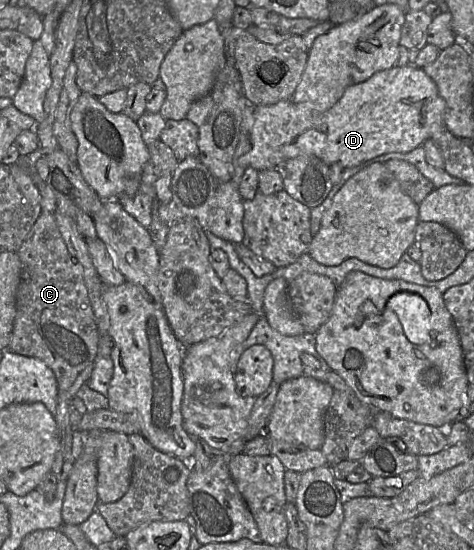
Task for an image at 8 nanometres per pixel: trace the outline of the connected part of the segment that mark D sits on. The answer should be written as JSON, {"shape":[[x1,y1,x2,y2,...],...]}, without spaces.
{"shape":[[394,66,375,73,362,83,349,86,340,100,327,111,318,111,310,103,295,103,292,100,255,106,251,132,252,148,247,153,248,167,258,171,276,169,287,159,313,155,329,166,339,164,351,168,383,154,407,153,431,139,432,127,444,124,445,110,446,103,439,95,435,82,417,66]]}

